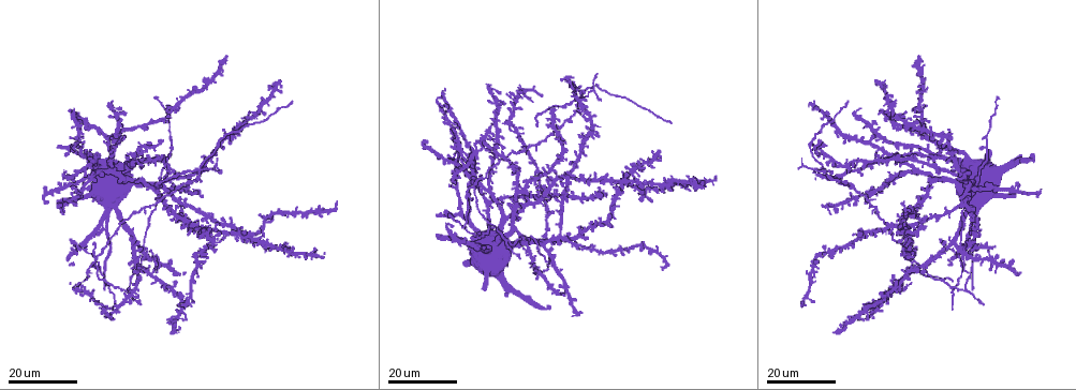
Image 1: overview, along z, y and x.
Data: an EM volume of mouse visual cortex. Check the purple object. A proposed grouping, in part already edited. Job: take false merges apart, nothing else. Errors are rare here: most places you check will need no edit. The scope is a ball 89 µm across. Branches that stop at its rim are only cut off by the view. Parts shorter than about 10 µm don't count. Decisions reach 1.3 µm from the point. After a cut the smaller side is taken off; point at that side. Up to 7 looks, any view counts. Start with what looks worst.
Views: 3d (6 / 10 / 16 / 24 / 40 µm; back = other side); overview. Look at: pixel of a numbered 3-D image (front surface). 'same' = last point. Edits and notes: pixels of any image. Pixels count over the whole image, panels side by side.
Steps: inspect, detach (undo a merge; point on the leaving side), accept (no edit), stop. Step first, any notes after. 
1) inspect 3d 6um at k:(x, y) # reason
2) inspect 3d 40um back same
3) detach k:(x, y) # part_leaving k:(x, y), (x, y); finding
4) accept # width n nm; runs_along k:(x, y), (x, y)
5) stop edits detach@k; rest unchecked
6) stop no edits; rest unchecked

inspect 3d 24um at 1:(198, 169) # looks like a crossing

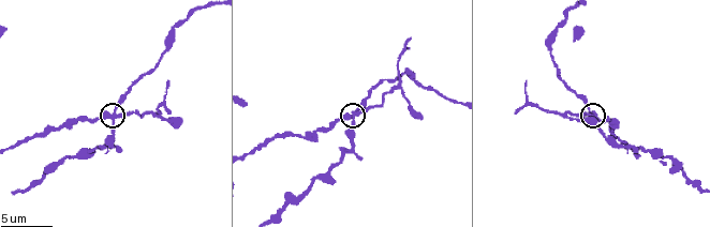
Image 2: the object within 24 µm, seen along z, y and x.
inspect 3d 10um at 2:(592, 115)

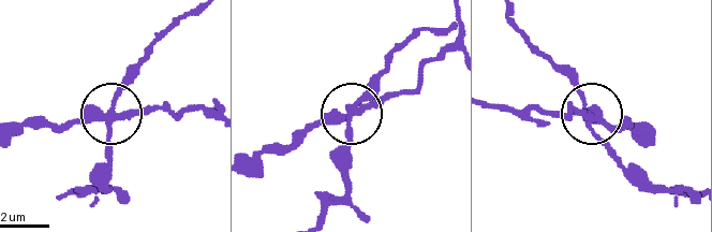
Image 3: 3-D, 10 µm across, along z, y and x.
detach 3:(148, 107) # a second cell is stuck on

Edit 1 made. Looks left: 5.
inspect overview

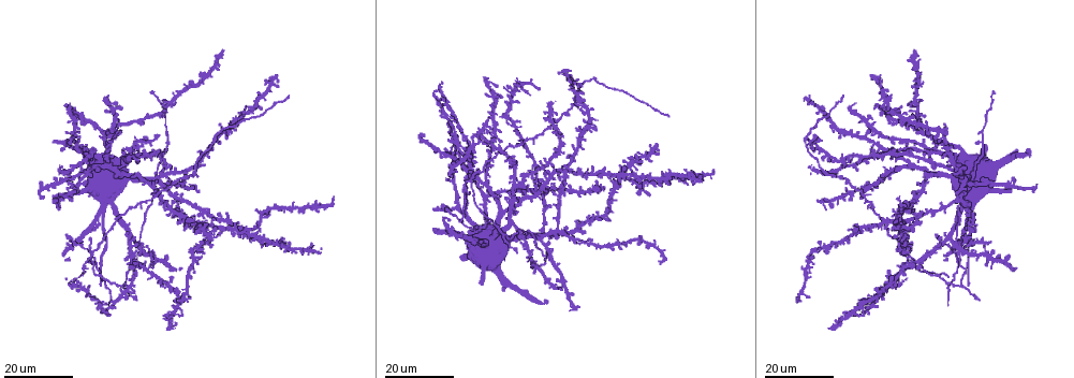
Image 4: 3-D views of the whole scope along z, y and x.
inspect 3d 16um at 4:(956, 244) # small branch off a trunk

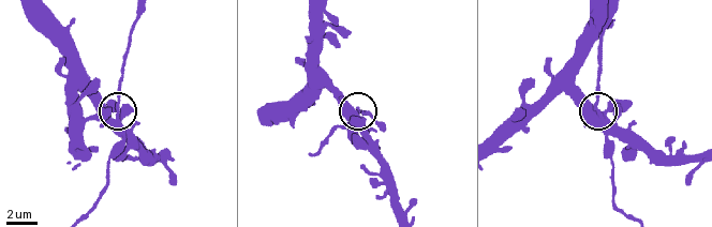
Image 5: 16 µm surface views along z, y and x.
inspect 3d 10um at 5:(601, 119)

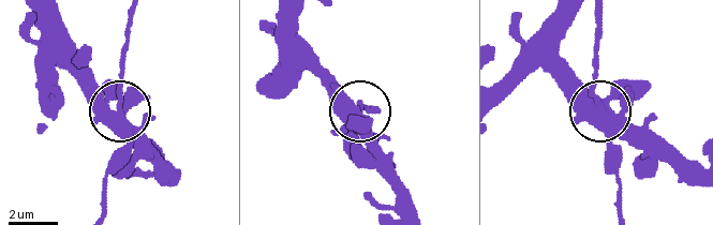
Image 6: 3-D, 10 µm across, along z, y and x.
accept # arms 4; all the same cell

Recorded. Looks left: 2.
inspect 3d 16um at 4:(469, 178) # side arm on a straight run

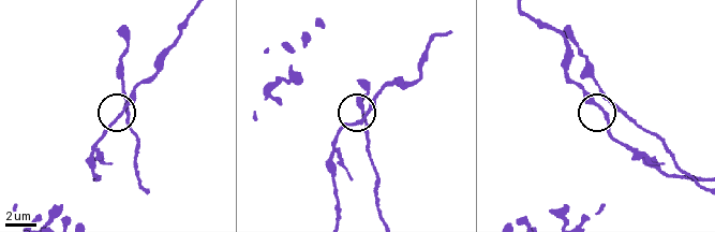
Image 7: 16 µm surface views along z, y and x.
inspect 3d 10um at 7:(358, 122)

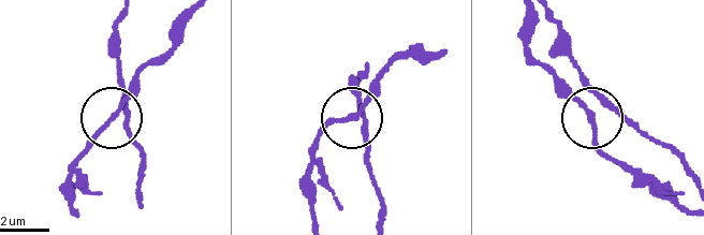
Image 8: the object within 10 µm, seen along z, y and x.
accept # runs_along 8:(381, 220), (356, 121), (338, 119), (316, 138); continuous, no second cell

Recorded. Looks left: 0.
stop edits detach@3; rest unchecked

